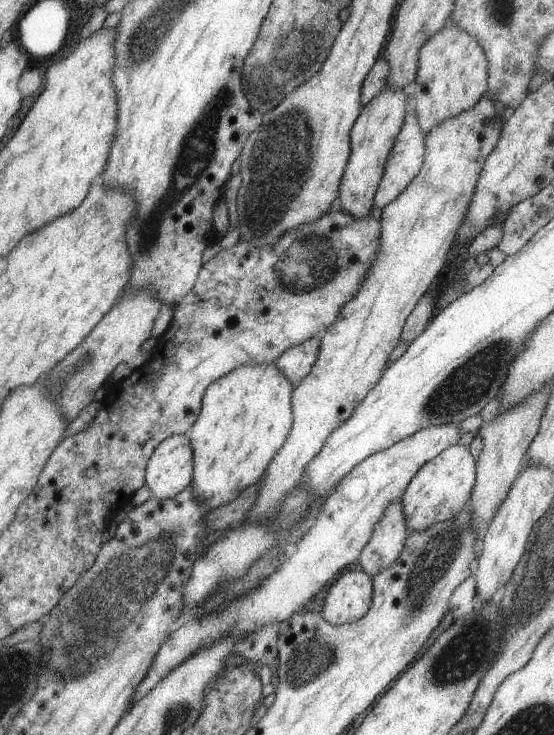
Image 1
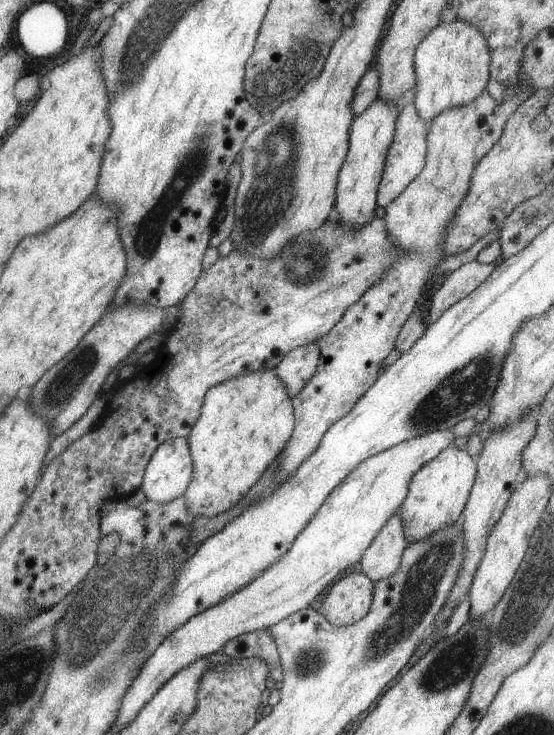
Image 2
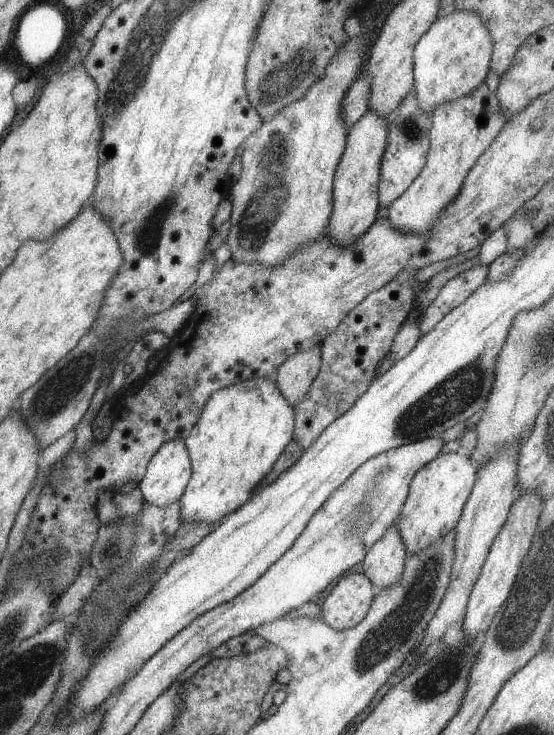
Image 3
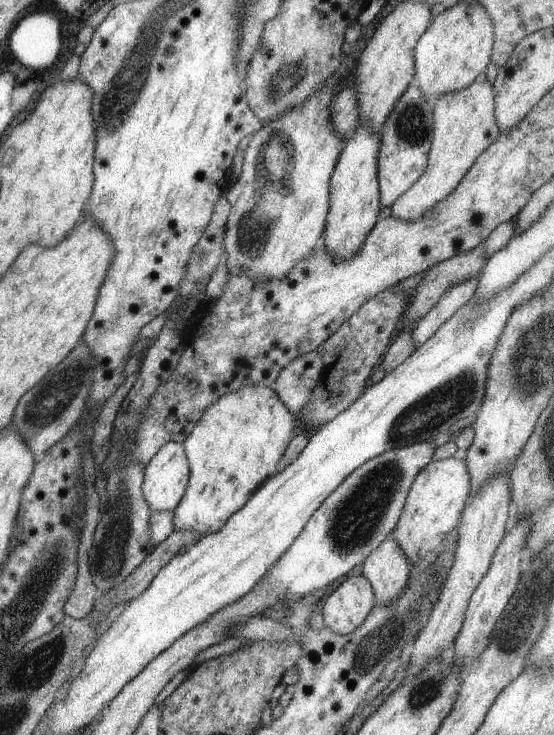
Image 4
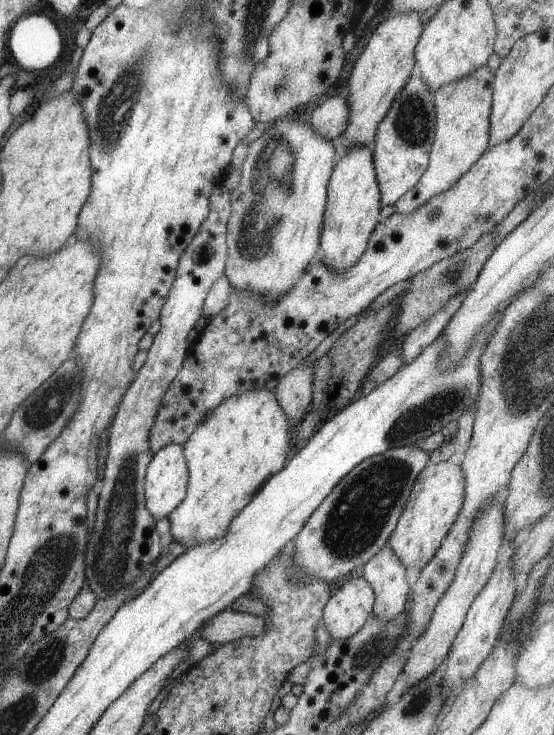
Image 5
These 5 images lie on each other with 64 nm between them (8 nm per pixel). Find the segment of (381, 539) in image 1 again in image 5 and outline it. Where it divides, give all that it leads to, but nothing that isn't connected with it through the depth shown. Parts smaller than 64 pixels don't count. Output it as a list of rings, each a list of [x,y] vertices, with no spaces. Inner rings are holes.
[[[386,544],[363,567],[363,577],[375,592],[373,617],[381,621],[394,621],[405,611],[411,588],[403,562]]]

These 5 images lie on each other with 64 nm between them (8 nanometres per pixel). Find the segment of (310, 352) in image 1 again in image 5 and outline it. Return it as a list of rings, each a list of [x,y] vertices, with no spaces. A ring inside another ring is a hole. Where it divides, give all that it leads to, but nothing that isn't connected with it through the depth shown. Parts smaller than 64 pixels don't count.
[[[314,362],[300,363],[285,374],[273,390],[280,408],[292,423],[292,427],[297,425],[311,409],[313,368]]]

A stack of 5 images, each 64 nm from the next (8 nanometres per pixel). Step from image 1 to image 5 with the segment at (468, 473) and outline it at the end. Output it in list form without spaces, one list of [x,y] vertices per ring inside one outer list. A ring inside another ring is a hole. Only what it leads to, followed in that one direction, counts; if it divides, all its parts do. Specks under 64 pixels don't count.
[[[452,461],[426,465],[424,470],[420,471],[404,505],[404,510],[399,516],[396,528],[387,542],[406,569],[423,569],[432,560],[455,523],[464,502],[464,493],[463,470]]]

